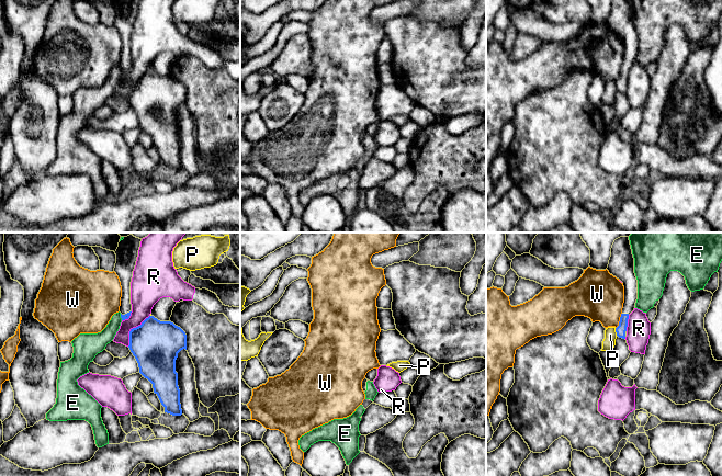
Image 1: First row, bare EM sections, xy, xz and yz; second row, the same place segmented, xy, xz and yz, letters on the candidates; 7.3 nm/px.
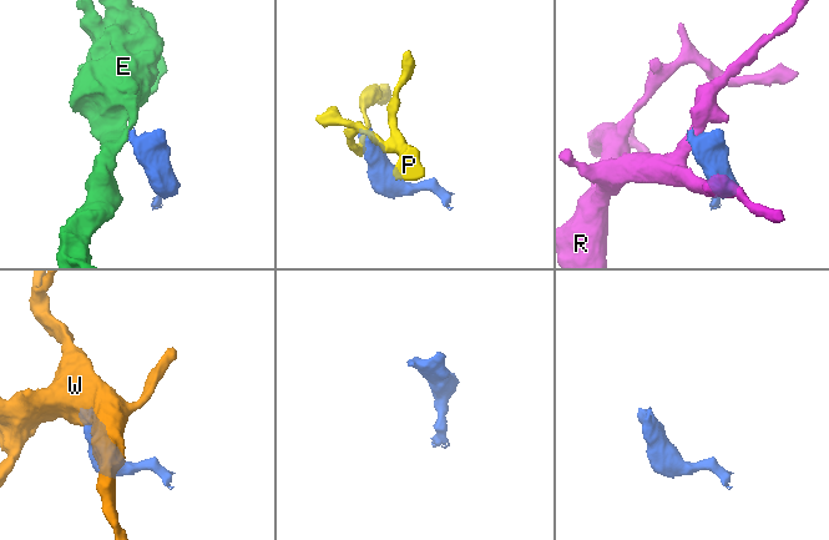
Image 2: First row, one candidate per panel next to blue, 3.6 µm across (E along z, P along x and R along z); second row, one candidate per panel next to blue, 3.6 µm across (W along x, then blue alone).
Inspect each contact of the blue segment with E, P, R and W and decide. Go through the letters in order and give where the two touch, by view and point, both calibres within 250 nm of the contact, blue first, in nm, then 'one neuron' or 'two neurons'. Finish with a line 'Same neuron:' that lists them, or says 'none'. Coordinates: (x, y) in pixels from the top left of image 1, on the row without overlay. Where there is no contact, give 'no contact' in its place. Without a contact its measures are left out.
E: meets blue in xy at (121, 71); 50 nm thick on the blue side, 130 nm on the other; two neurons
P: meets blue in yz at (616, 86); 70 nm thick on the blue side, 90 nm on the other; two neurons
R: meets blue in xy at (132, 83); 360 nm thick on the blue side, 190 nm on the other; two neurons
W: meets blue in yz at (620, 75); 70 nm thick on the blue side, 360 nm on the other; two neurons
Same neuron: none

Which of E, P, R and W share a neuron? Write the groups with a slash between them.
E / P / R / W

